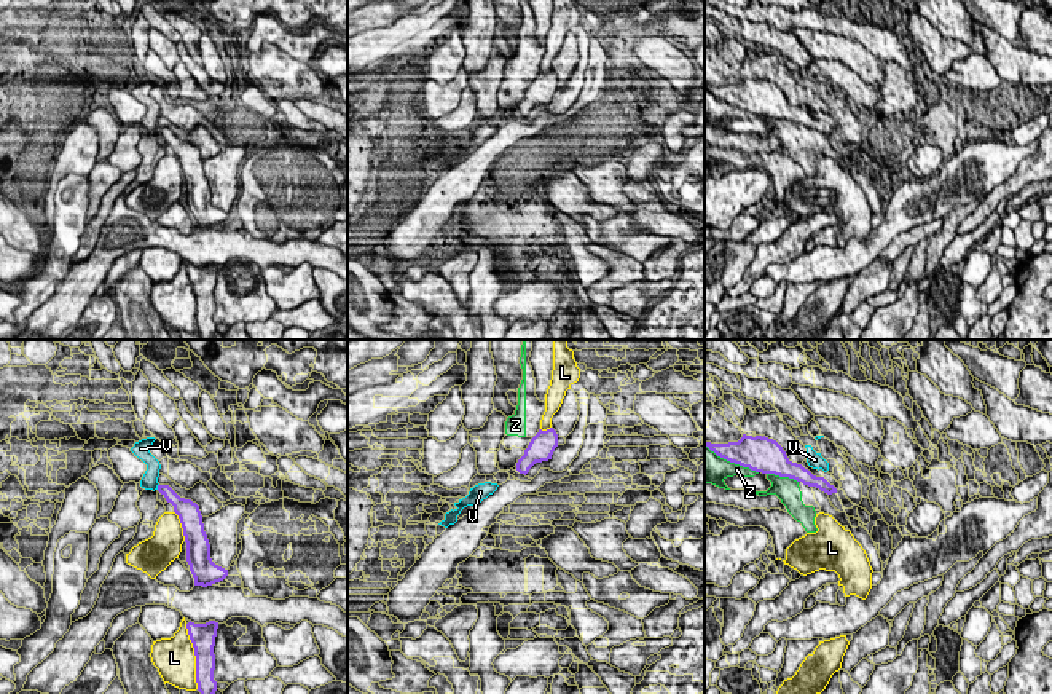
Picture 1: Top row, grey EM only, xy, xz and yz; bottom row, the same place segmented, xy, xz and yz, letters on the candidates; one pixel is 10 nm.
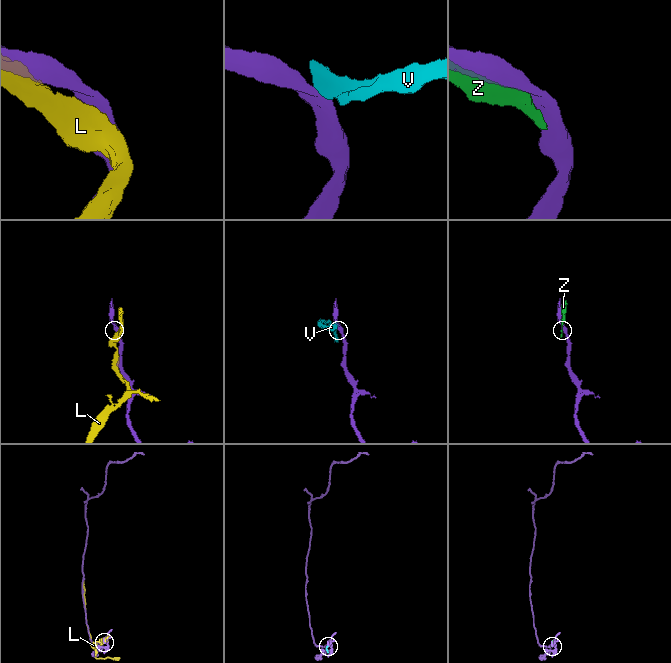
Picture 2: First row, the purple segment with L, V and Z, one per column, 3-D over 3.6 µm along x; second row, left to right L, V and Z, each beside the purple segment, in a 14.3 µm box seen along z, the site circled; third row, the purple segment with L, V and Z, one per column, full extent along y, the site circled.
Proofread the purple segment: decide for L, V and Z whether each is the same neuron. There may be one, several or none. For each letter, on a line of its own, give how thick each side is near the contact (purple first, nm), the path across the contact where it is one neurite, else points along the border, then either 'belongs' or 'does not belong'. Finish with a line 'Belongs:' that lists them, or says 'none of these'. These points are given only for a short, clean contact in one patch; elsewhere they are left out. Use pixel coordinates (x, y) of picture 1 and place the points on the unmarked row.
L: calibres 260 and 420 nm; does not belong
V: calibres 130 and 160 nm; border xy (158, 126), (157, 131); does not belong
Z: calibres 320 and 320 nm; does not belong
Belongs: none of these

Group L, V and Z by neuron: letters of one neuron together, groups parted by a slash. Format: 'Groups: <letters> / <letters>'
Groups: L / V / Z

